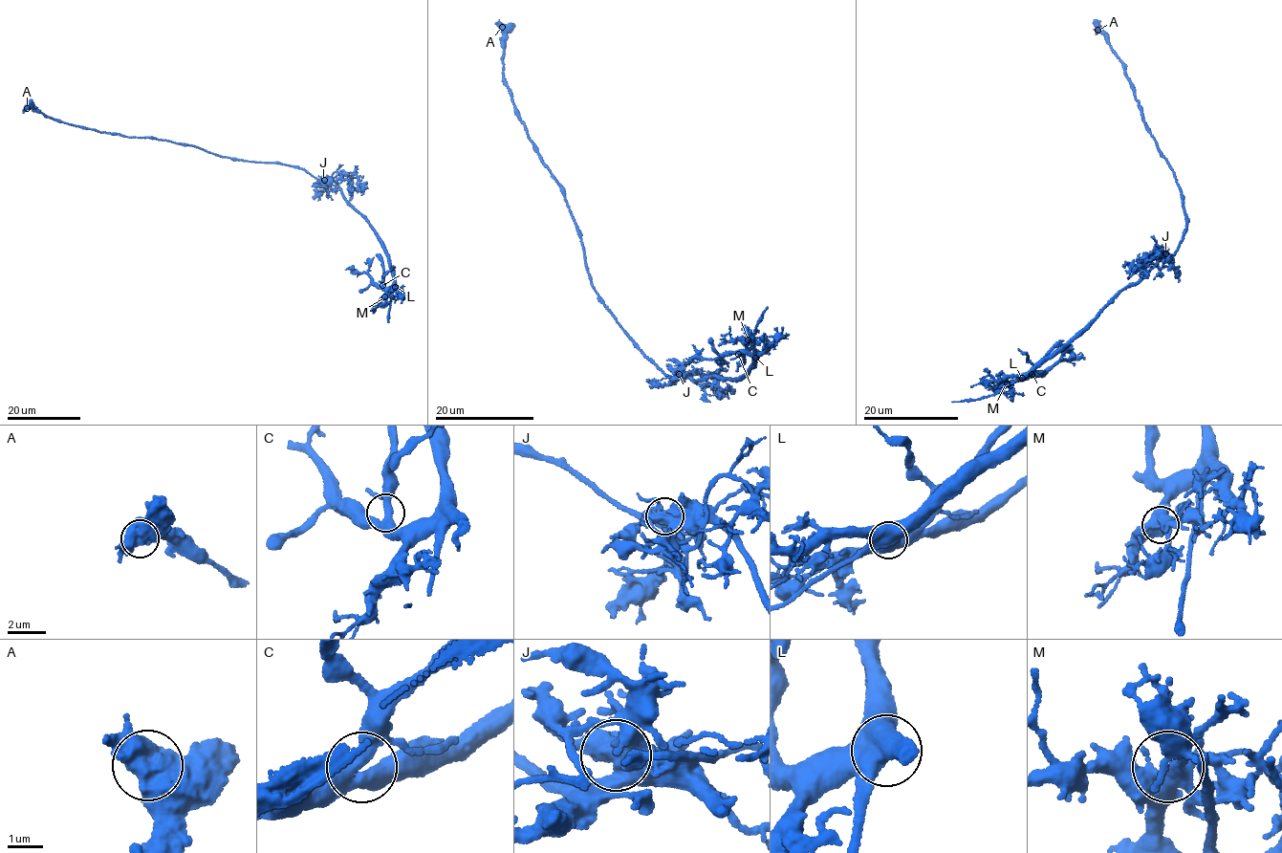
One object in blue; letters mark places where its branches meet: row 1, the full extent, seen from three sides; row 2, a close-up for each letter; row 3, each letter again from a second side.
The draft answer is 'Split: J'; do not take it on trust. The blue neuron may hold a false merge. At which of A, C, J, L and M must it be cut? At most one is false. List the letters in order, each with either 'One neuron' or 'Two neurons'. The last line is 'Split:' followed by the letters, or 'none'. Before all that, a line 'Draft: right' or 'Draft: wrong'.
Draft: right
A: One neuron
C: One neuron
J: Two neurons
L: One neuron
M: One neuron
Split: J

